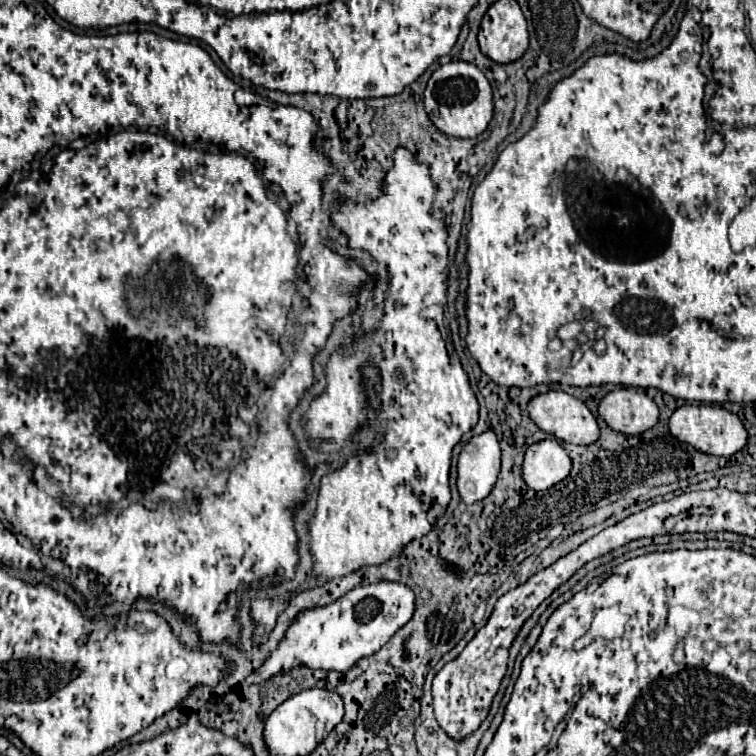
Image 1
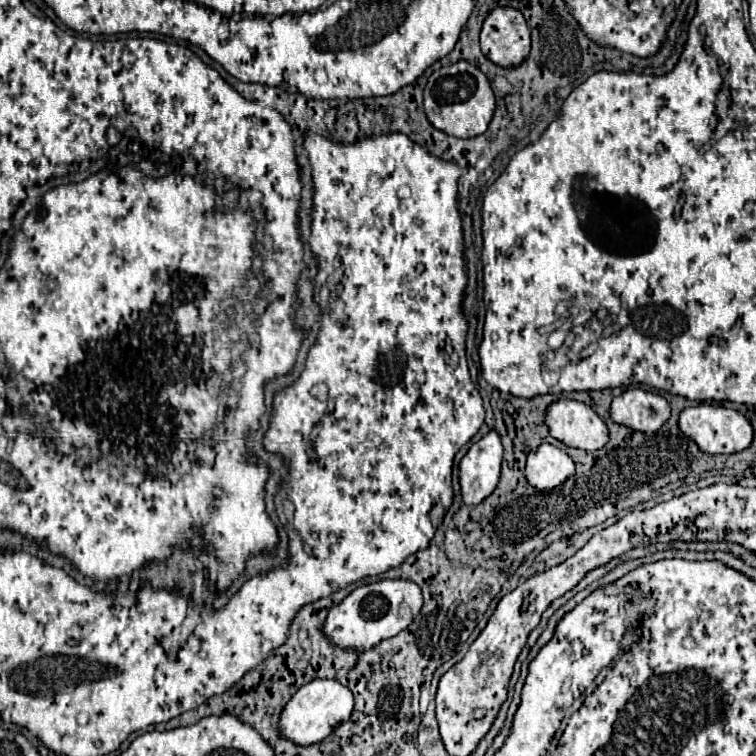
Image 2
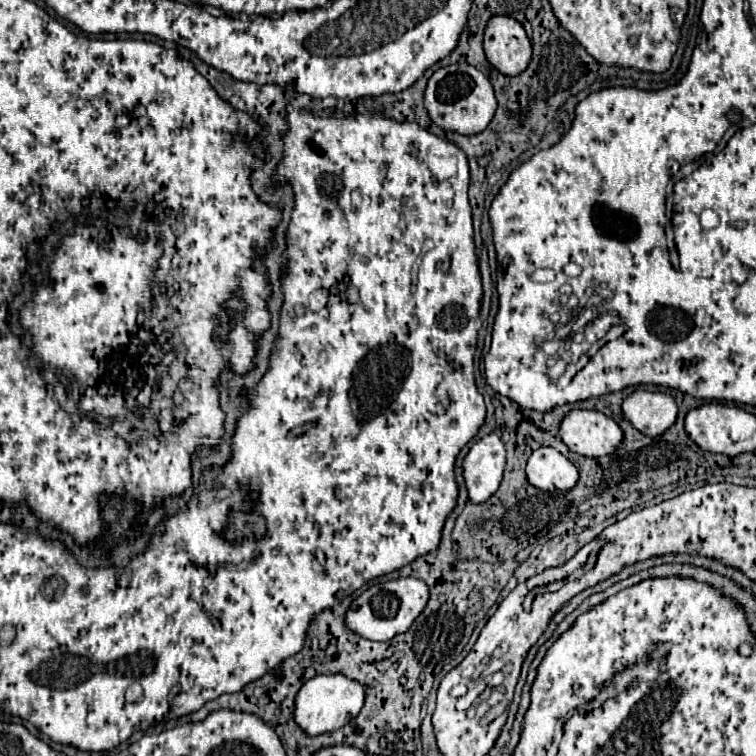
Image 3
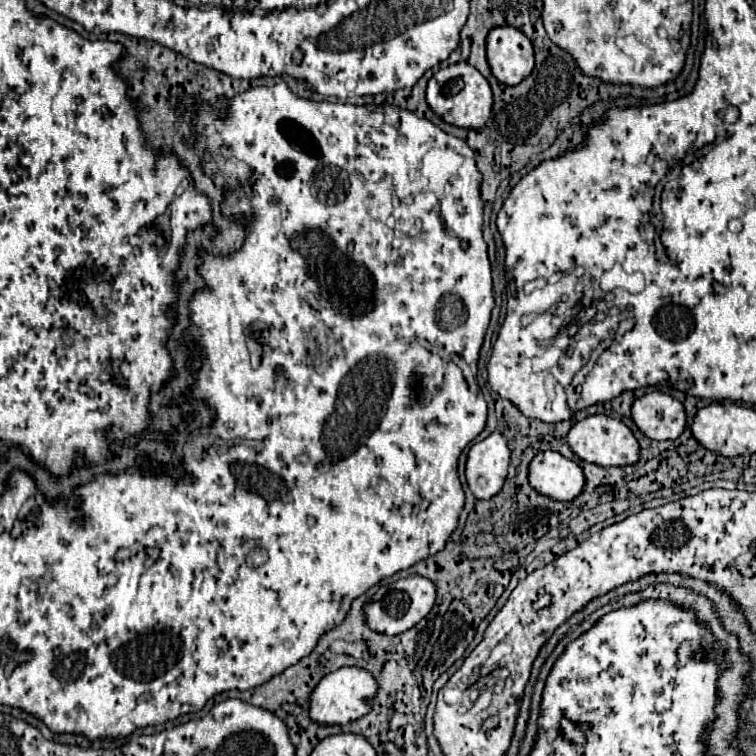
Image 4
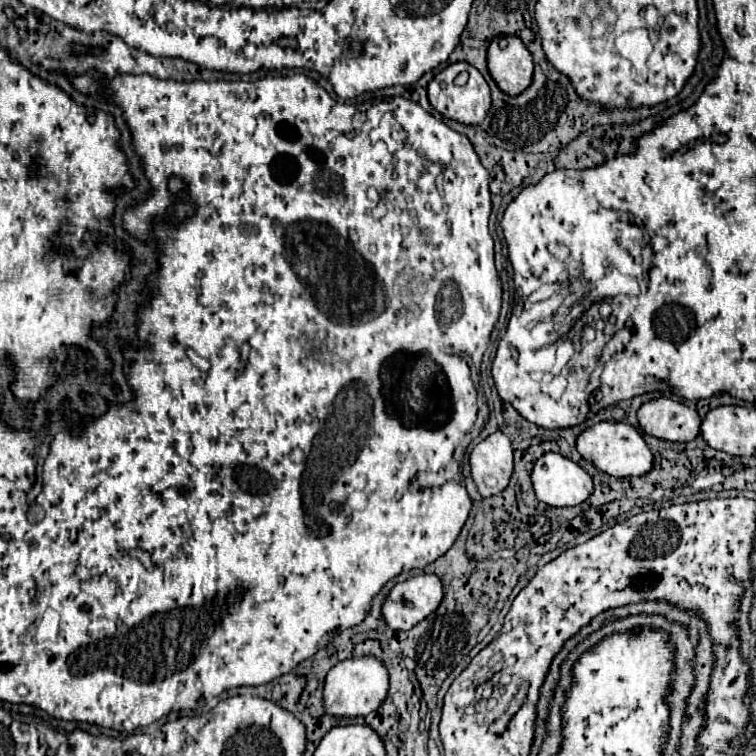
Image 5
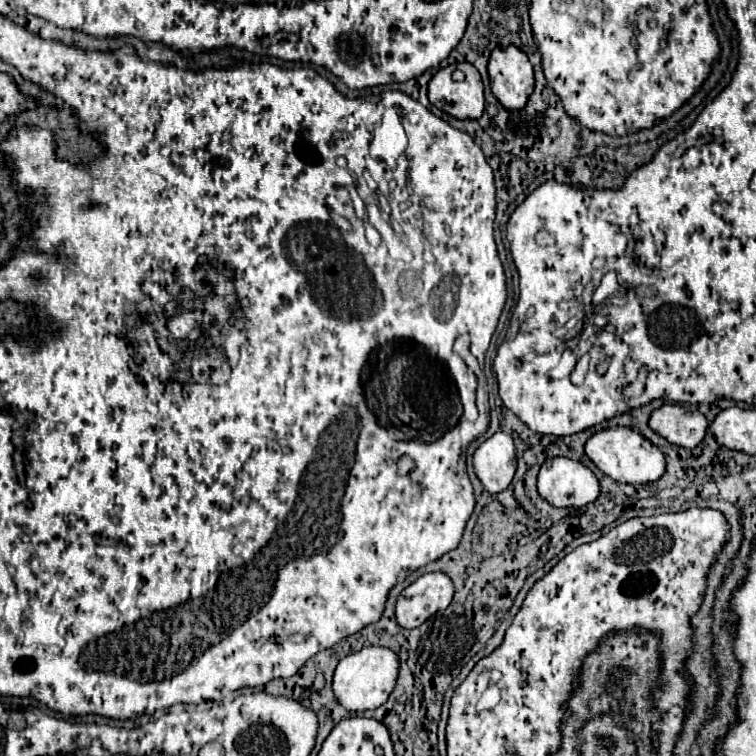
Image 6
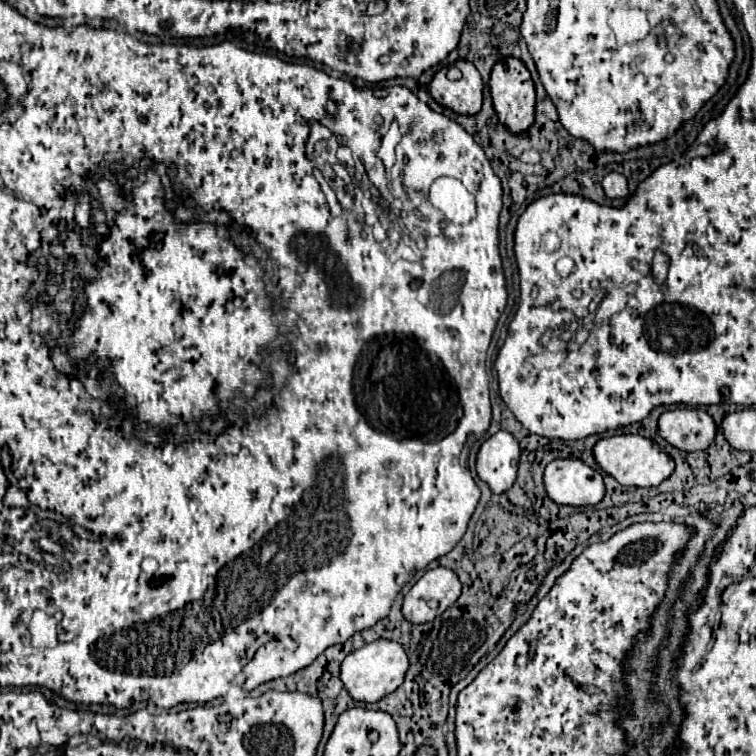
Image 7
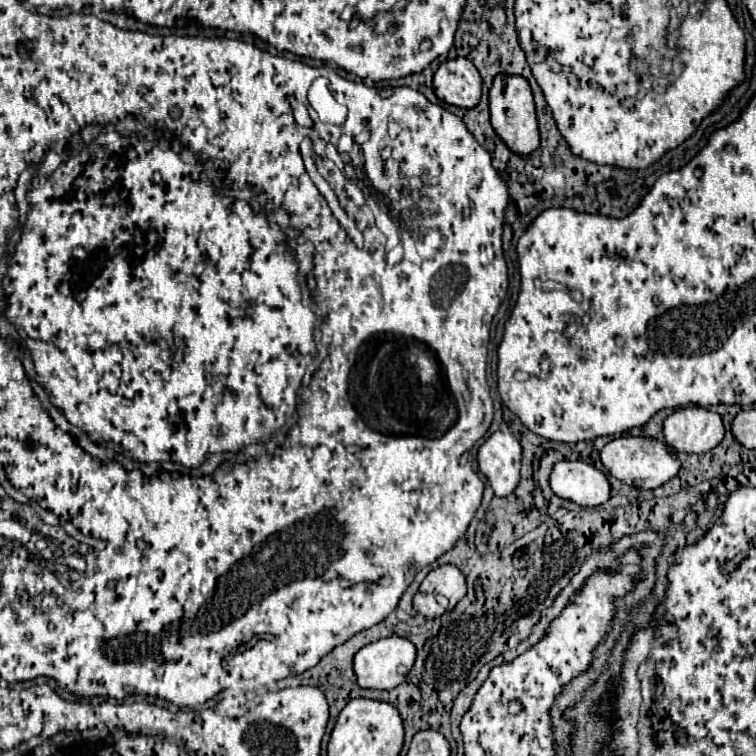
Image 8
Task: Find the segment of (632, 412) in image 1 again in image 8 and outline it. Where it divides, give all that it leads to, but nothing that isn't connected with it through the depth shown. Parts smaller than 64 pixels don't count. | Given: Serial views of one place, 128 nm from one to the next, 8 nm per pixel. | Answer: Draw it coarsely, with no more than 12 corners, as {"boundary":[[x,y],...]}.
{"boundary":[[680,408],[664,420],[664,438],[680,452],[722,442],[720,414]]}

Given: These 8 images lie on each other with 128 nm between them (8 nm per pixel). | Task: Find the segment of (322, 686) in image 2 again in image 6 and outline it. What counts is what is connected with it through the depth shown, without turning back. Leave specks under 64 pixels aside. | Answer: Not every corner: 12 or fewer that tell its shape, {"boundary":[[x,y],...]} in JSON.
{"boundary":[[394,650],[338,662],[332,688],[348,710],[374,710],[396,686]]}

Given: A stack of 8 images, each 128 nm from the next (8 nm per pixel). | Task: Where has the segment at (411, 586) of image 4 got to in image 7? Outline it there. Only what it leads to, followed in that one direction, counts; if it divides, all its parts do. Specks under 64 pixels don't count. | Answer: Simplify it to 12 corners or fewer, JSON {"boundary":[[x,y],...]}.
{"boundary":[[428,570],[406,594],[402,614],[424,624],[452,608],[454,570]]}

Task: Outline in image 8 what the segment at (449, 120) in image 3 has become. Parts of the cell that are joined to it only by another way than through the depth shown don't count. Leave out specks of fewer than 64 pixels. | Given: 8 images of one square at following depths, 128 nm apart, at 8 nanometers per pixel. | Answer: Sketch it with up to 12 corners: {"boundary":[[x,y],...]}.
{"boundary":[[468,58],[434,74],[436,96],[458,108],[480,102],[482,78]]}

